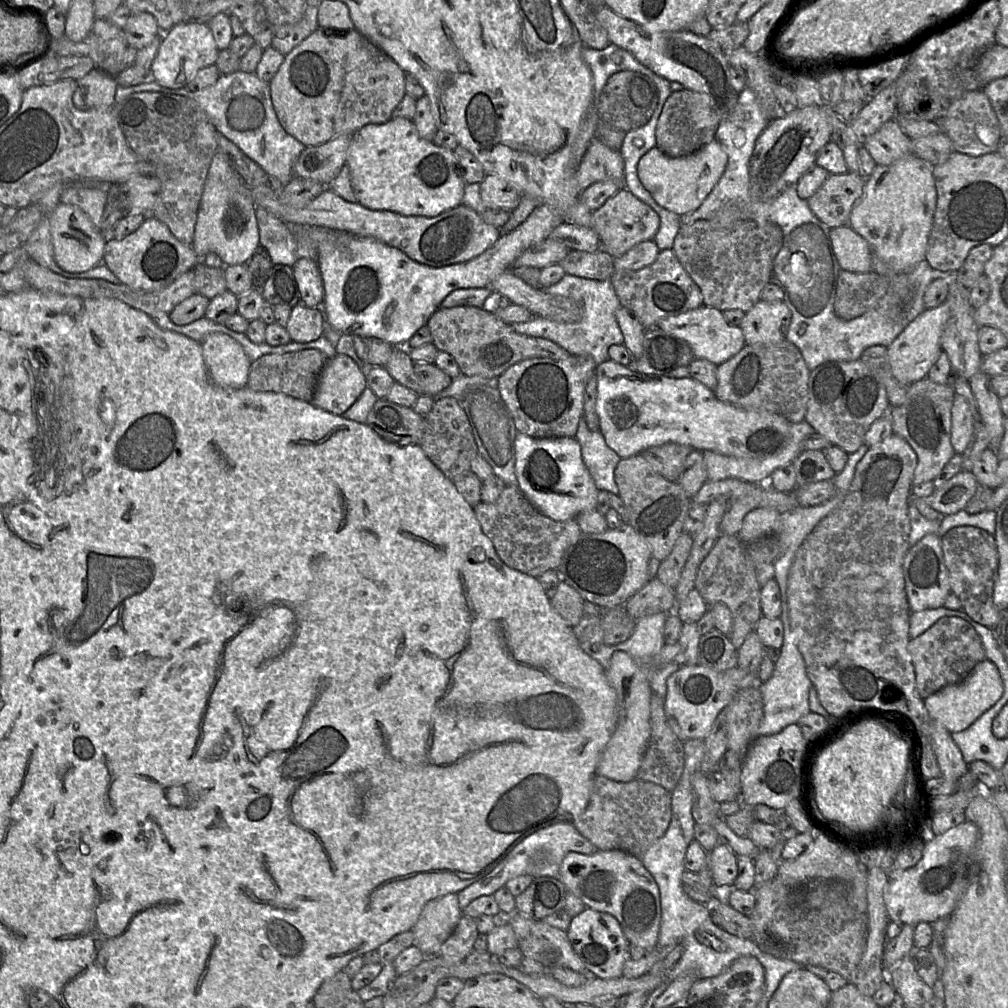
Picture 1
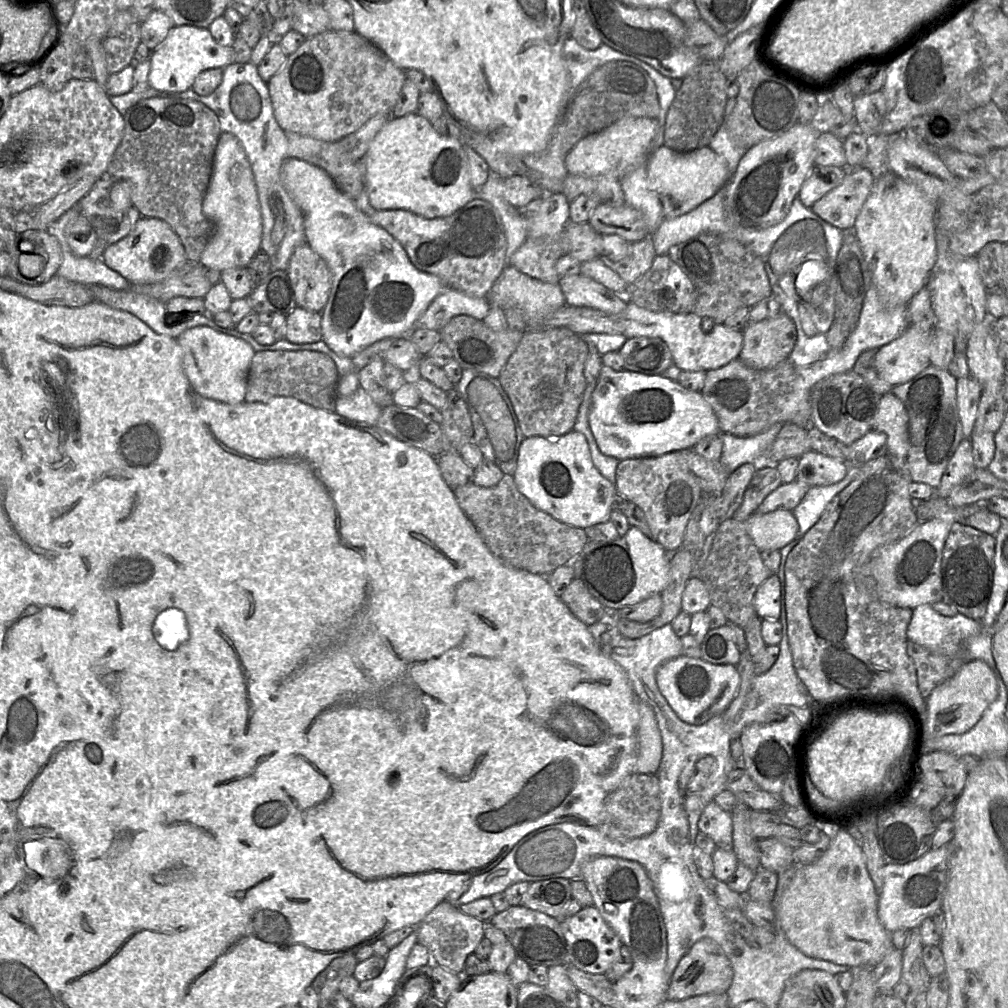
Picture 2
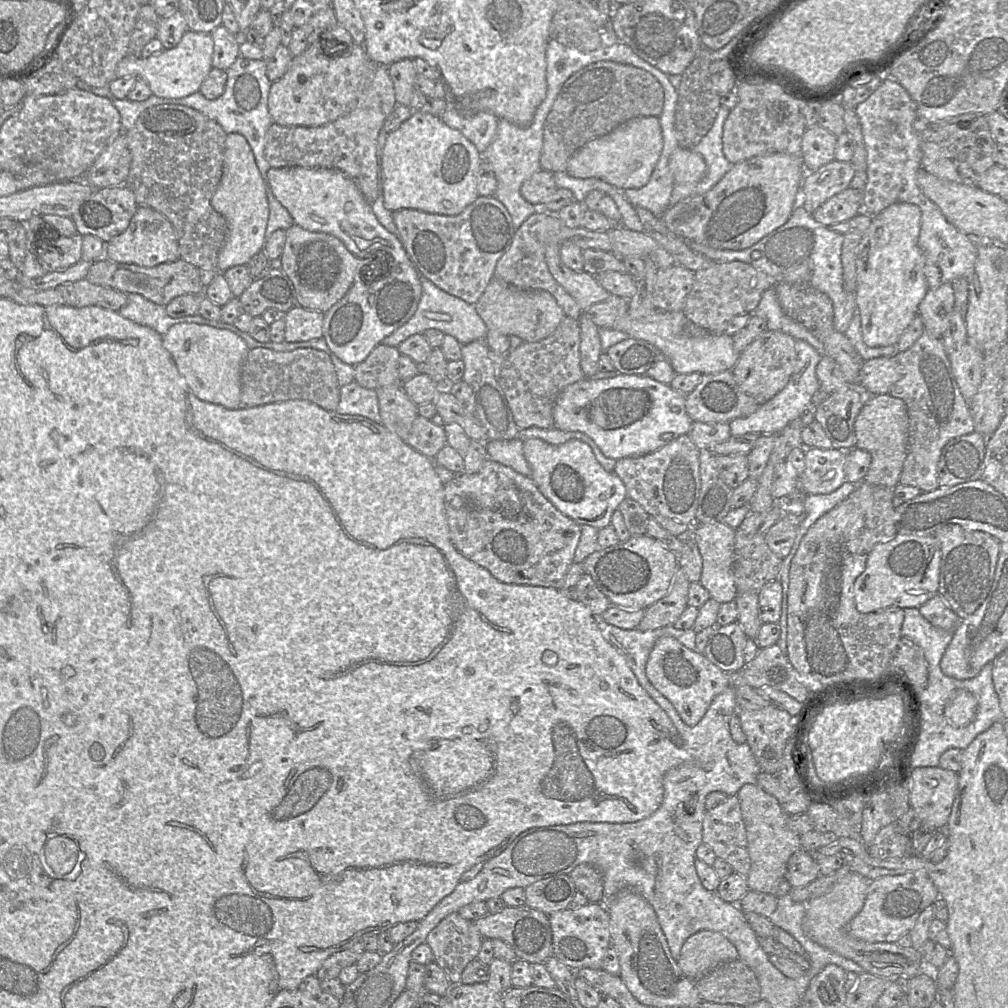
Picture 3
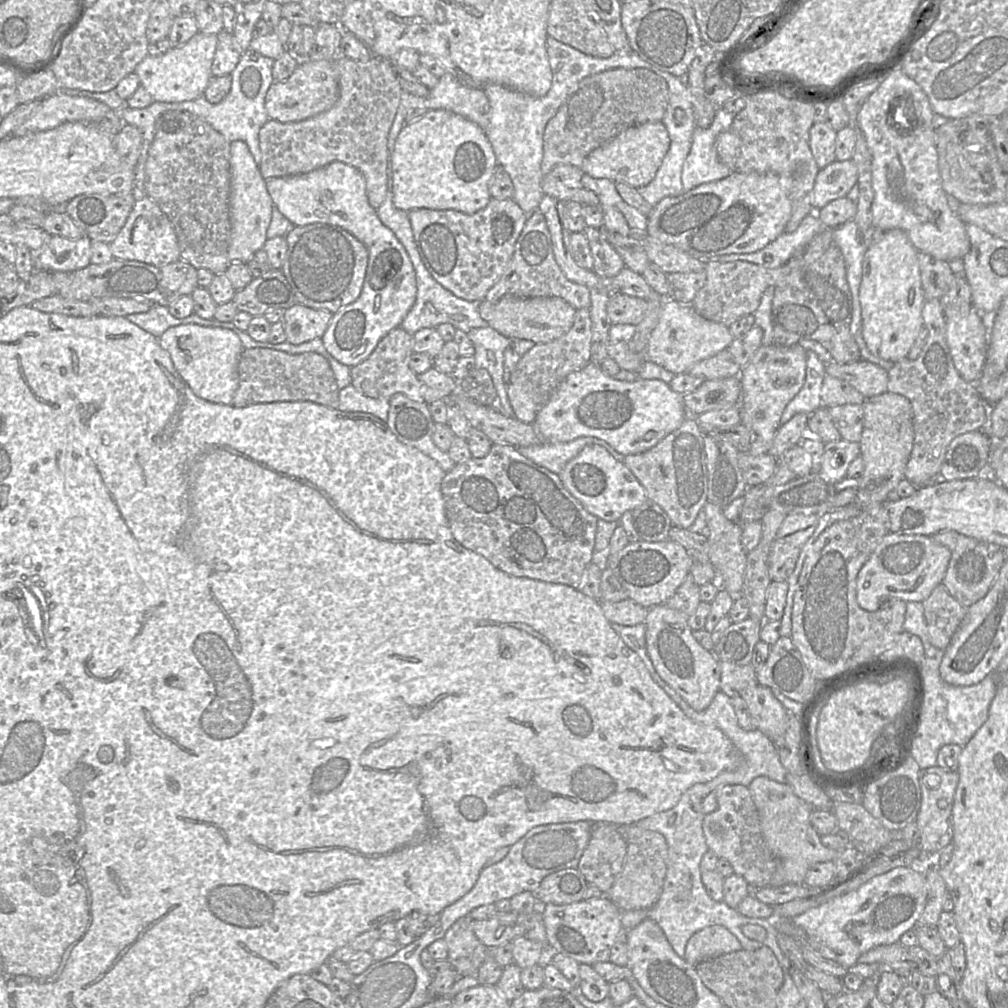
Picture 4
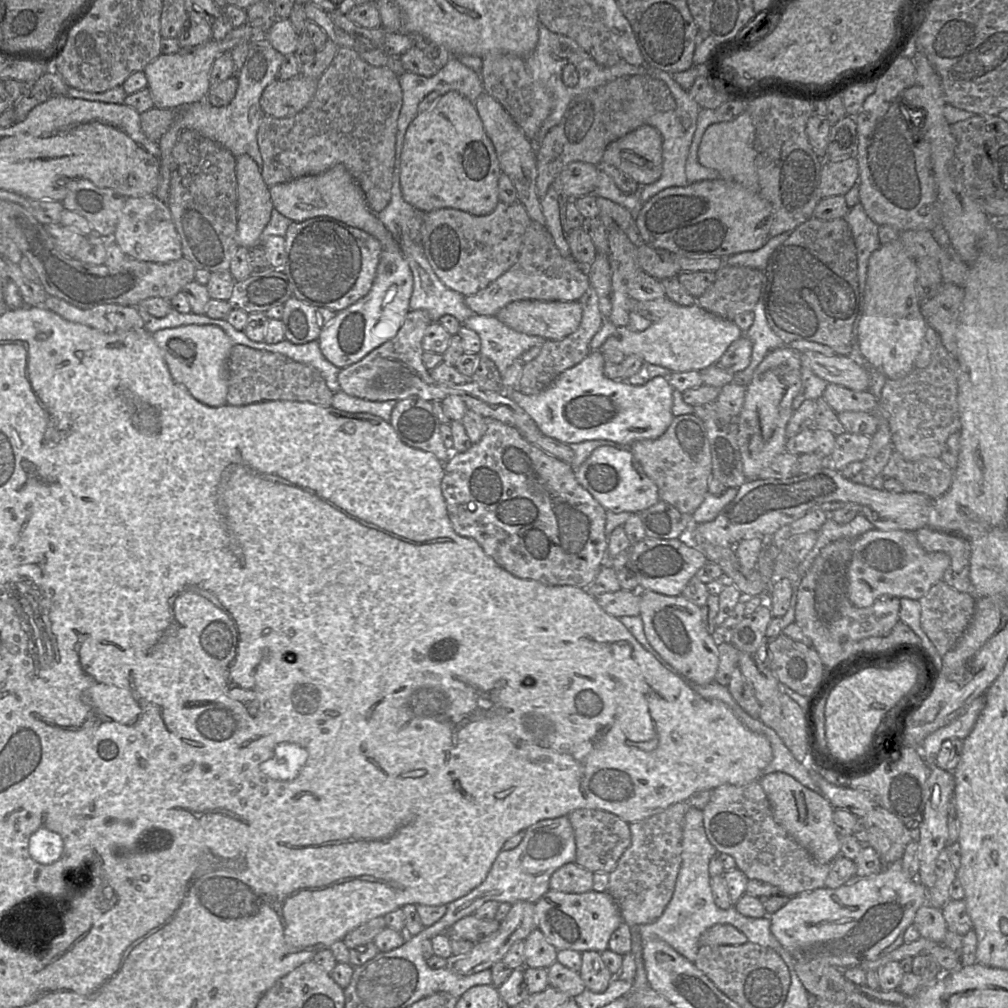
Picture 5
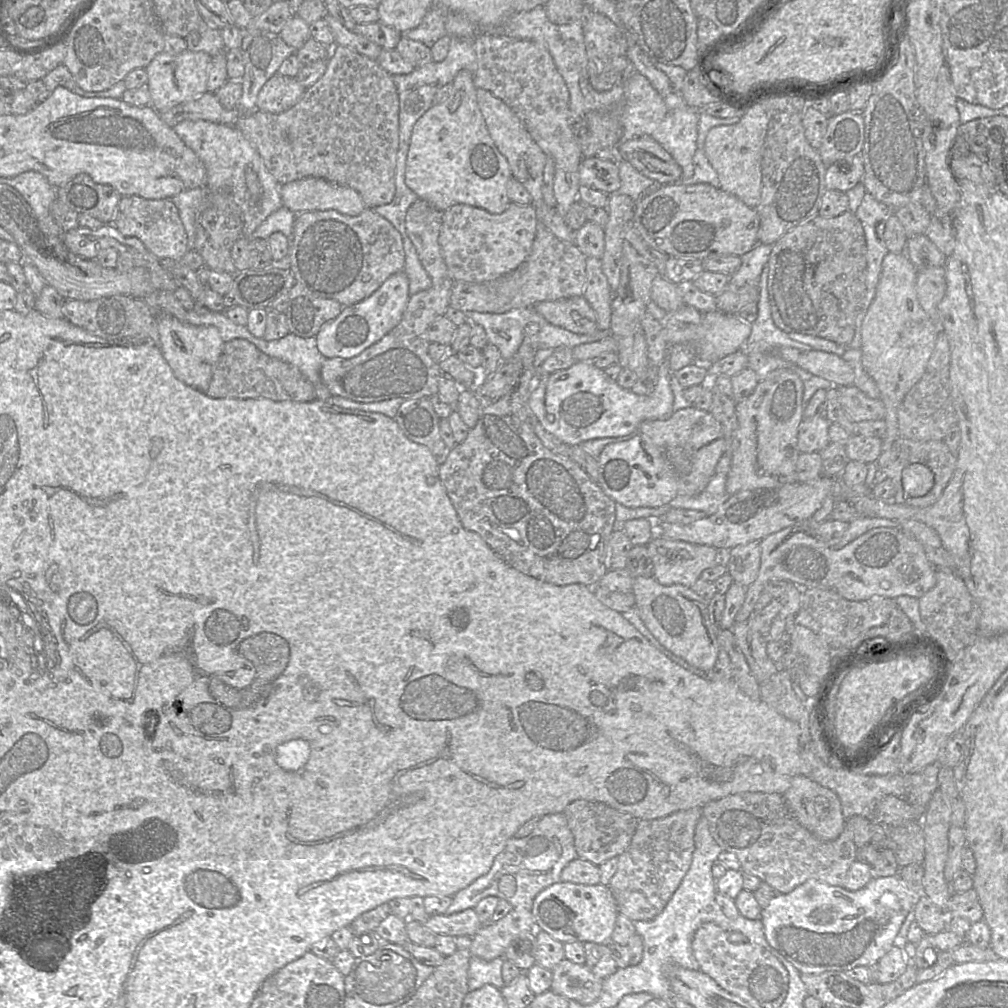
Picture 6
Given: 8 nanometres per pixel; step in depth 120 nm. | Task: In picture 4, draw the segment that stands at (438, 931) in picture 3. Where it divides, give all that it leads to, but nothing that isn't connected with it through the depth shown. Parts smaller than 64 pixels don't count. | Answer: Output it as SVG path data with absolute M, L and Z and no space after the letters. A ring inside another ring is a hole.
M470 916L460 918L443 937L448 946L447 961L455 968L459 977L477 976L478 968L487 958L488 947L475 937L470 921Z

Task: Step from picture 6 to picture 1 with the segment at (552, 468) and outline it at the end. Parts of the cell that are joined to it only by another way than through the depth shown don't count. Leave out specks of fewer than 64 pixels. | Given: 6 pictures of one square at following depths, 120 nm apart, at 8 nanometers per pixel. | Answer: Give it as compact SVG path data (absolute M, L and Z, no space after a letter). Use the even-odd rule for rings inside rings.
M506 485L496 502L481 501L473 510L499 558L507 566L536 578L547 570L557 569L564 553L582 533L575 520L560 522L543 515L529 502L518 485Z

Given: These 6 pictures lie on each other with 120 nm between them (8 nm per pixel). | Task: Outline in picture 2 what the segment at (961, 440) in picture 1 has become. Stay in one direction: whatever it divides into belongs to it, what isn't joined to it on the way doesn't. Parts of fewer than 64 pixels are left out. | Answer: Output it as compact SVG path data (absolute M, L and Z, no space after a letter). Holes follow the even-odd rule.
M972 376L957 379L957 406L964 438L972 435L982 393L981 384Z

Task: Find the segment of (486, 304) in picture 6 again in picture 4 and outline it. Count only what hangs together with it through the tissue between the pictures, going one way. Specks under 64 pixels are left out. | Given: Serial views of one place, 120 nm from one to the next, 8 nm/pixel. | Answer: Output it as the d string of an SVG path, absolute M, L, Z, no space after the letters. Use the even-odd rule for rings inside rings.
M538 210L527 214L527 220L516 241L515 250L508 266L488 290L484 299L495 302L505 296L556 296L567 301L576 310L590 307L590 290L586 286L566 278L557 264L545 218Z

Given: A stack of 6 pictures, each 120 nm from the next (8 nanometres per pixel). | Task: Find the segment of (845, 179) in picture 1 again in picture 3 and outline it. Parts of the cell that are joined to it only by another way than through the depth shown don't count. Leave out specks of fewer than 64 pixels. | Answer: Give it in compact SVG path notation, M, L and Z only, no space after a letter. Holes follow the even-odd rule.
M848 187L823 203L812 214L826 226L844 222L863 212L863 197L864 190Z

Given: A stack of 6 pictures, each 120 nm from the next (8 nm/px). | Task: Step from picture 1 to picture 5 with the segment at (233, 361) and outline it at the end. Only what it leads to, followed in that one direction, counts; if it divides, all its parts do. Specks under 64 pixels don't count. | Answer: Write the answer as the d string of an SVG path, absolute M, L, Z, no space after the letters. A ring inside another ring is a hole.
M182 325L164 328L152 334L163 354L172 378L184 385L191 395L210 407L227 404L229 383L228 359L234 343L216 325Z

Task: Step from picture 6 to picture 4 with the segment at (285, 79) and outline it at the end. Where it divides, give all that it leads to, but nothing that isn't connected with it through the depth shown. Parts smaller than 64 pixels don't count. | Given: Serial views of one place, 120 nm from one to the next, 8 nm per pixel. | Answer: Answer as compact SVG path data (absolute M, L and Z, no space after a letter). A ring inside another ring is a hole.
M300 60L289 78L269 87L265 97L269 119L281 123L299 122L329 110L339 97L339 77L336 60Z

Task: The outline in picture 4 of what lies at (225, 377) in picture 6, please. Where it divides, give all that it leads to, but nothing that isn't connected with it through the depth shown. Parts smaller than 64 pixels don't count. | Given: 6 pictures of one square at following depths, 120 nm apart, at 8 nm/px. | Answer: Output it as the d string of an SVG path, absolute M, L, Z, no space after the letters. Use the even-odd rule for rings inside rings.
M274 348L244 349L238 364L239 386L232 399L234 407L277 401L312 401L338 409L339 391L329 361L316 352L289 354Z

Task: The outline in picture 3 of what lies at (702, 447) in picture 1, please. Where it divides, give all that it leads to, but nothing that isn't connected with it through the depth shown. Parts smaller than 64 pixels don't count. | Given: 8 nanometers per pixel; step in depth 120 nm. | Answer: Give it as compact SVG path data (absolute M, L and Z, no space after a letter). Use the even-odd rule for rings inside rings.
M619 373L615 377L604 378L601 380L594 380L589 377L584 377L583 379L565 387L557 397L553 408L554 427L563 431L580 431L587 434L595 441L602 453L609 458L618 460L626 457L640 456L654 452L675 438L690 432L693 420L686 411L685 402L686 395L672 388L670 384L663 384L646 375L627 375Z

